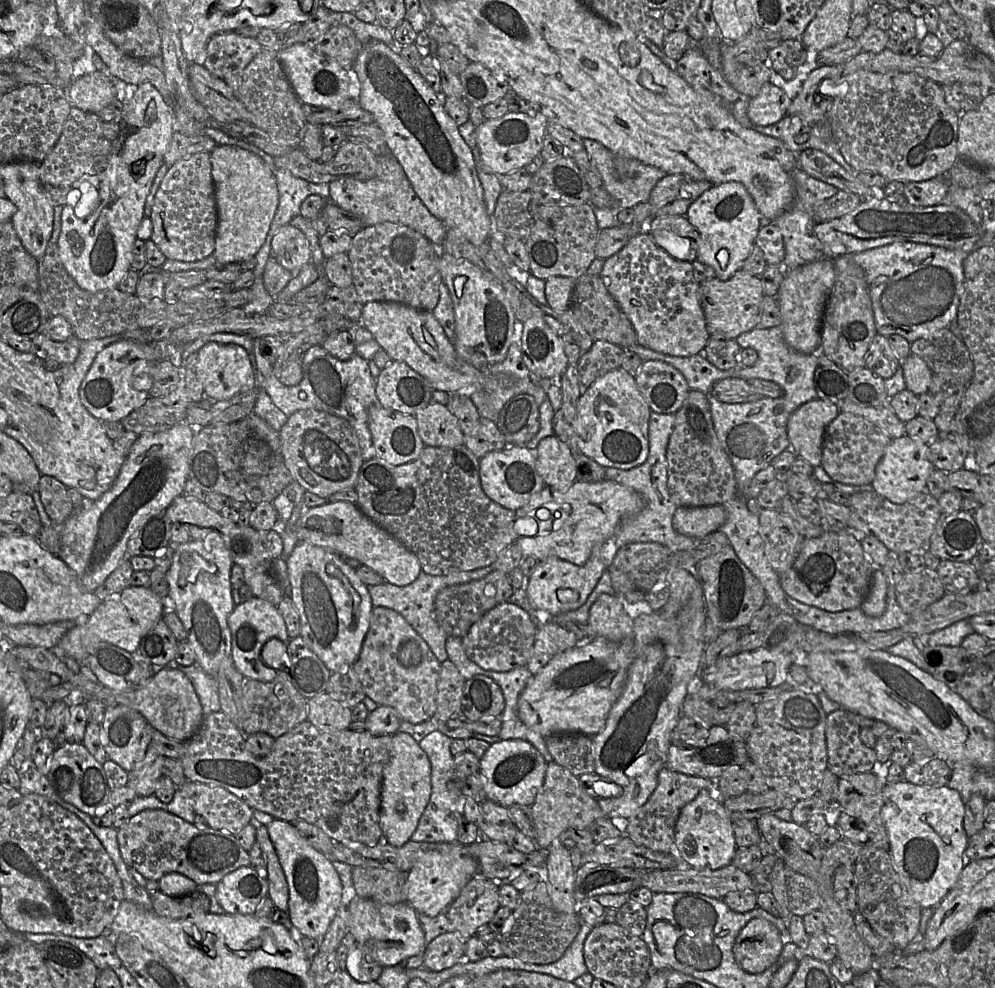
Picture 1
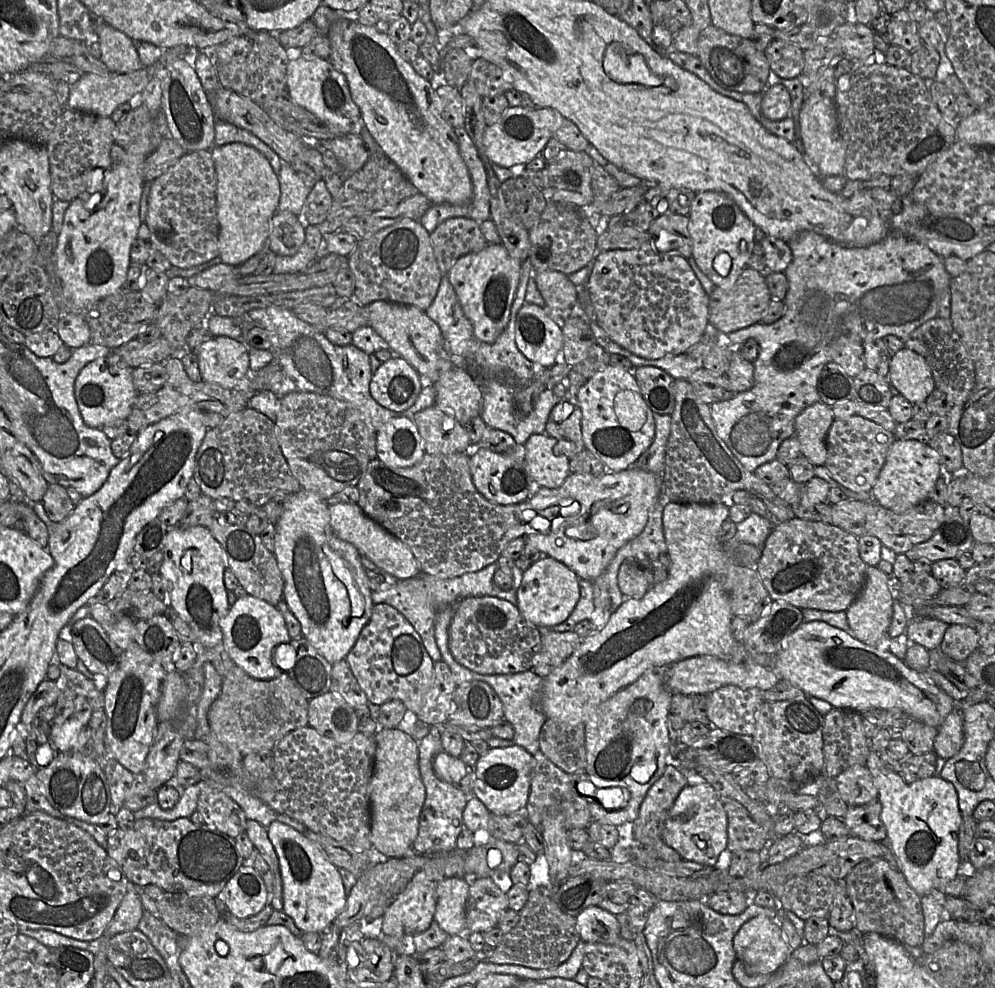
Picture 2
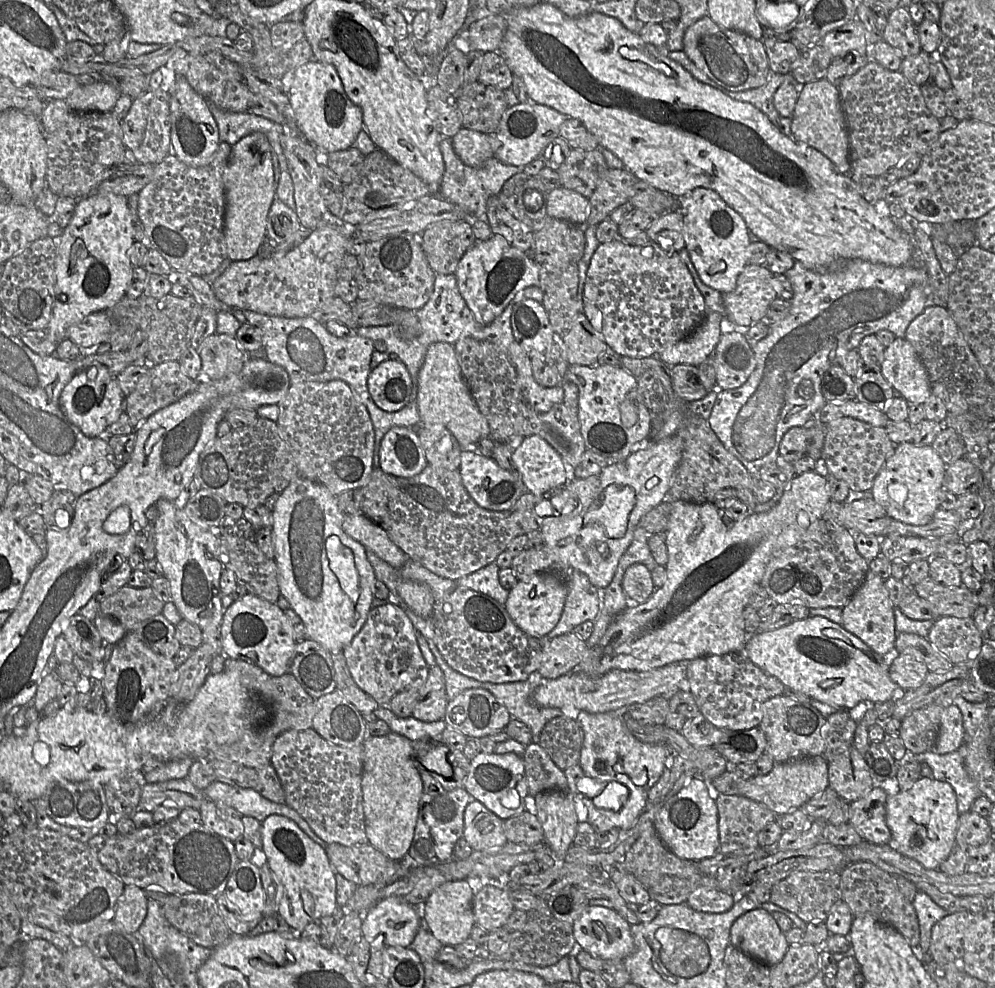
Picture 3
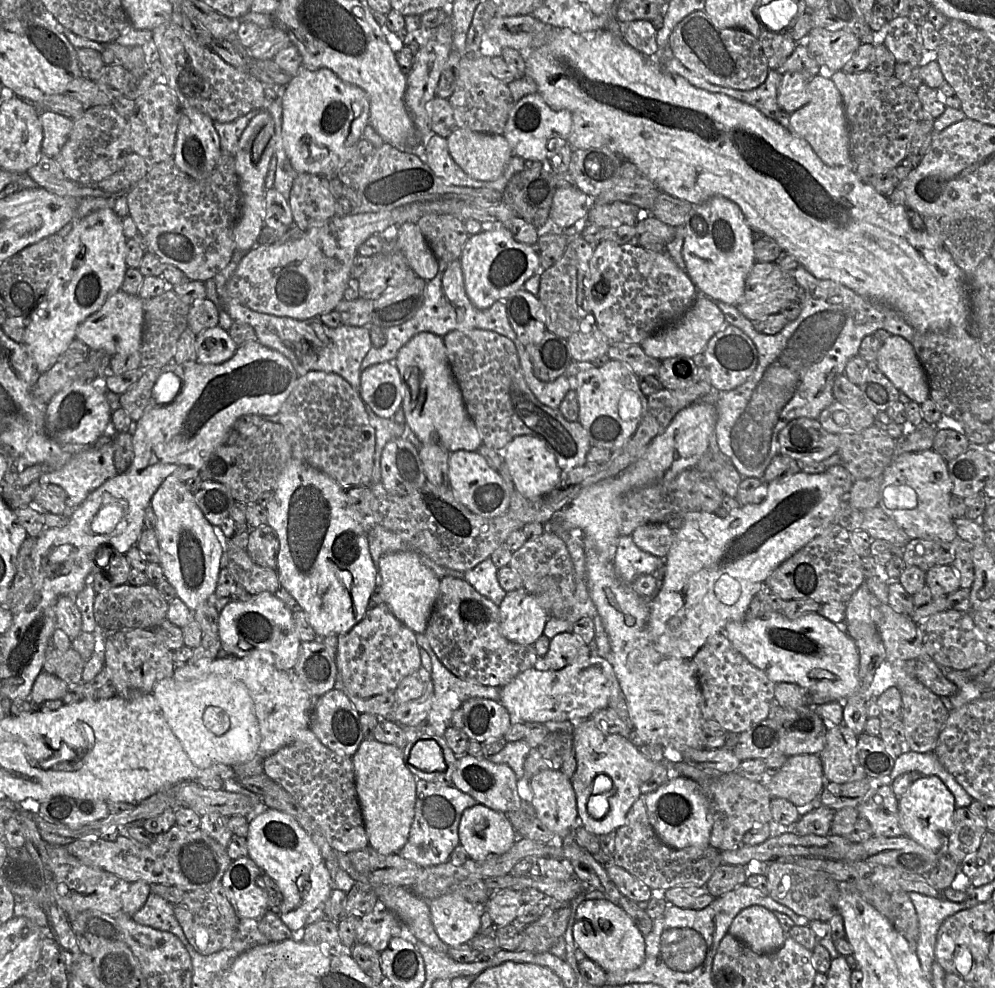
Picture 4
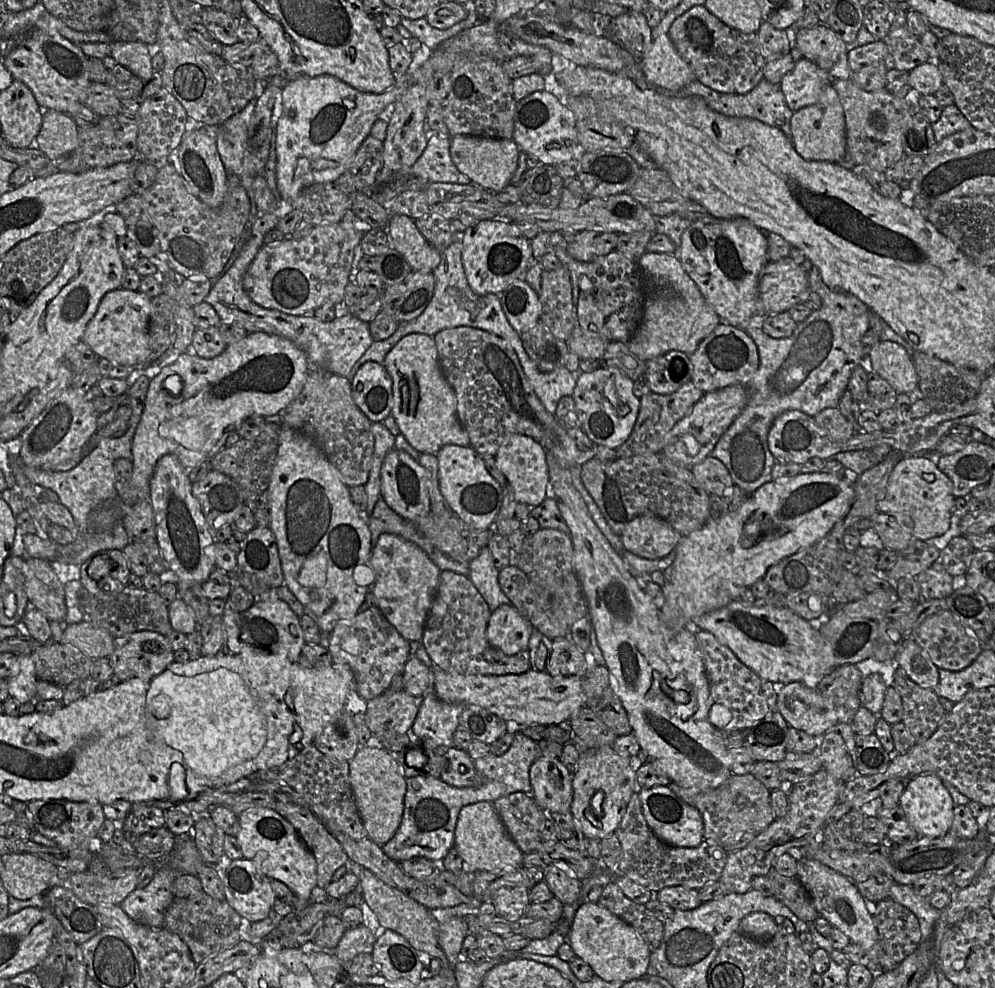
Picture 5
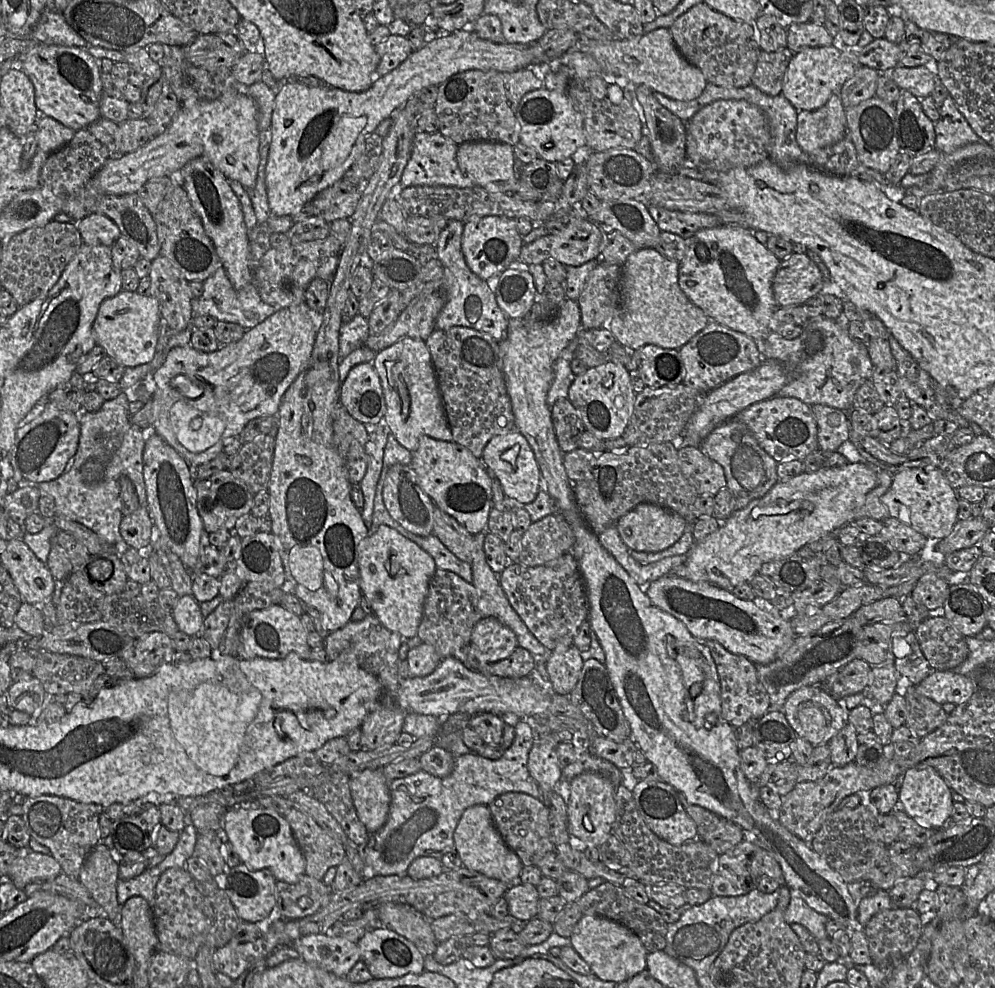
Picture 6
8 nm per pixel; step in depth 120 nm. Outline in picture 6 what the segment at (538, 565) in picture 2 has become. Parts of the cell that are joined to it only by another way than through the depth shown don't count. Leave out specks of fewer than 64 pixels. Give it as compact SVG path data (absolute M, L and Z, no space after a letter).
M495 617L480 619L470 637L471 654L480 664L508 658L517 646L515 633Z

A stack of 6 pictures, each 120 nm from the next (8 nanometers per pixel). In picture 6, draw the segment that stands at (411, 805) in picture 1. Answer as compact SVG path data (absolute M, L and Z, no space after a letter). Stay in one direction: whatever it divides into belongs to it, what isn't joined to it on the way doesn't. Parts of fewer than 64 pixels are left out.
M366 769L350 775L353 804L369 834L379 831L387 821L391 801L389 783L382 769Z

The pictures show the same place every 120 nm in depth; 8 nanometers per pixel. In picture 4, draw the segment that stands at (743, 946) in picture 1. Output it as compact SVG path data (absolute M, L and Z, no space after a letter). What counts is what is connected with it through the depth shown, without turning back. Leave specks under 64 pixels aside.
M761 906L742 910L728 933L760 954L776 951L783 946L787 936L775 914Z

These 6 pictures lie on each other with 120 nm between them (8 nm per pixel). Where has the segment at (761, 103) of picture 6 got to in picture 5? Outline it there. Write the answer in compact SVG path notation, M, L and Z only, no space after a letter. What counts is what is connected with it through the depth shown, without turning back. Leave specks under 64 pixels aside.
M695 79L678 92L675 92L674 96L700 97L710 109L719 114L727 117L751 118L758 120L766 125L778 128L791 141L790 121L794 112L788 107L779 84L772 84L766 79L762 79L746 94L728 94L713 90Z

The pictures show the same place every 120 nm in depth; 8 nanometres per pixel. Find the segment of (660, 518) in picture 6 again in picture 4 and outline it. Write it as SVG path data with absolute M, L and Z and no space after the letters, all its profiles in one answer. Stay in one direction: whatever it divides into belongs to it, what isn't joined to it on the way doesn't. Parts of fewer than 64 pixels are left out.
M645 524L637 527L631 537L642 551L665 559L674 542L675 532L665 524Z

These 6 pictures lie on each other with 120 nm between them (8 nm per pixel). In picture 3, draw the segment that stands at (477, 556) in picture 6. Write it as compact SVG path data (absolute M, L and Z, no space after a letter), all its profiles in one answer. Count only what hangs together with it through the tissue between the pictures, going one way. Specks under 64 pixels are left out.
M495 562L456 580L456 585L485 594L498 603L505 605L509 591L503 588L499 582L498 572L500 568Z

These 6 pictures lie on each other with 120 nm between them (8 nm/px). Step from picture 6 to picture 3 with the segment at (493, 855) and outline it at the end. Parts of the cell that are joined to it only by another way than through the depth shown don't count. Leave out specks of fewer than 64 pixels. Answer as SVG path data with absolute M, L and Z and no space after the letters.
M474 800L464 811L463 836L473 851L491 847L501 847L508 840L504 833L504 821L487 809L481 802Z

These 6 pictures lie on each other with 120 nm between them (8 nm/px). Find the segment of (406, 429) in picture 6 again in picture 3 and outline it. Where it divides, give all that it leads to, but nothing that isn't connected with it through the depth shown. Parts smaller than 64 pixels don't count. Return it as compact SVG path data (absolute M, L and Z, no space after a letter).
M435 342L428 347L417 376L414 401L421 424L443 425L463 449L472 448L482 438L490 437L488 421L470 393L454 346L450 343Z

